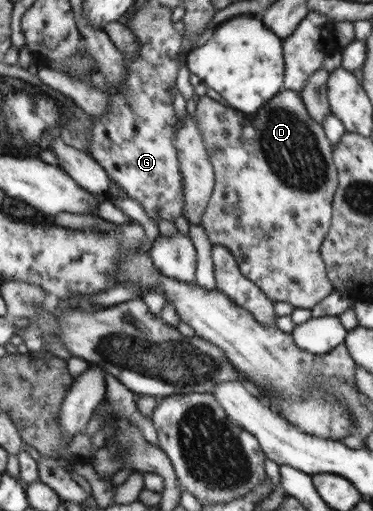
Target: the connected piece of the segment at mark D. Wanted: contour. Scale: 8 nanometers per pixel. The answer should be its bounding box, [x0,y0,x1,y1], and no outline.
[195,89,337,308]

